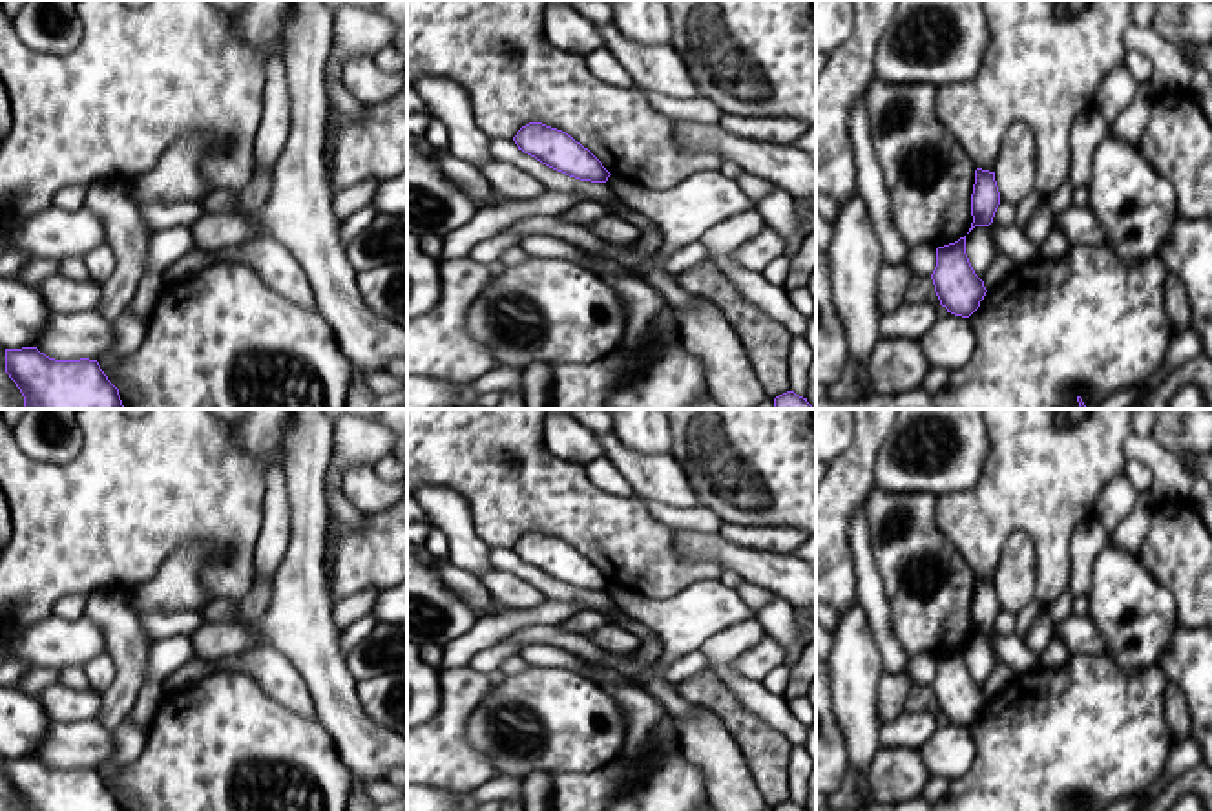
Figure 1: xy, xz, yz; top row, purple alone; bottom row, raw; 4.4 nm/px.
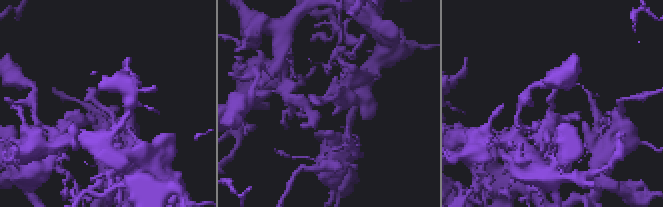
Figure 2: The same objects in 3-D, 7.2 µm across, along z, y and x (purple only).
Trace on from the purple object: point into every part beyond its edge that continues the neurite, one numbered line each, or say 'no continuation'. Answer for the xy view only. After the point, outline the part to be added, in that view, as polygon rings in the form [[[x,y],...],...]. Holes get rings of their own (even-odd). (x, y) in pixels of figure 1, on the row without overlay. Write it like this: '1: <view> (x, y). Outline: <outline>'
no continuation

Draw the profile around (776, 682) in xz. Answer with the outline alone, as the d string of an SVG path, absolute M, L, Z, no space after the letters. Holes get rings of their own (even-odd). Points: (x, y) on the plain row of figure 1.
M778 667L774 669L768 676L767 676L767 689L774 694L779 694L783 696L785 690L787 690L787 685L789 685L789 679L790 679L790 670L785 669L785 667Z

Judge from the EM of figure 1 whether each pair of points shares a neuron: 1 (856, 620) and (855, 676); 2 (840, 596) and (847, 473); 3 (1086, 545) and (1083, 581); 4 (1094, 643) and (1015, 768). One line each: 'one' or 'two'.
1: one
2: one
3: one
4: two

